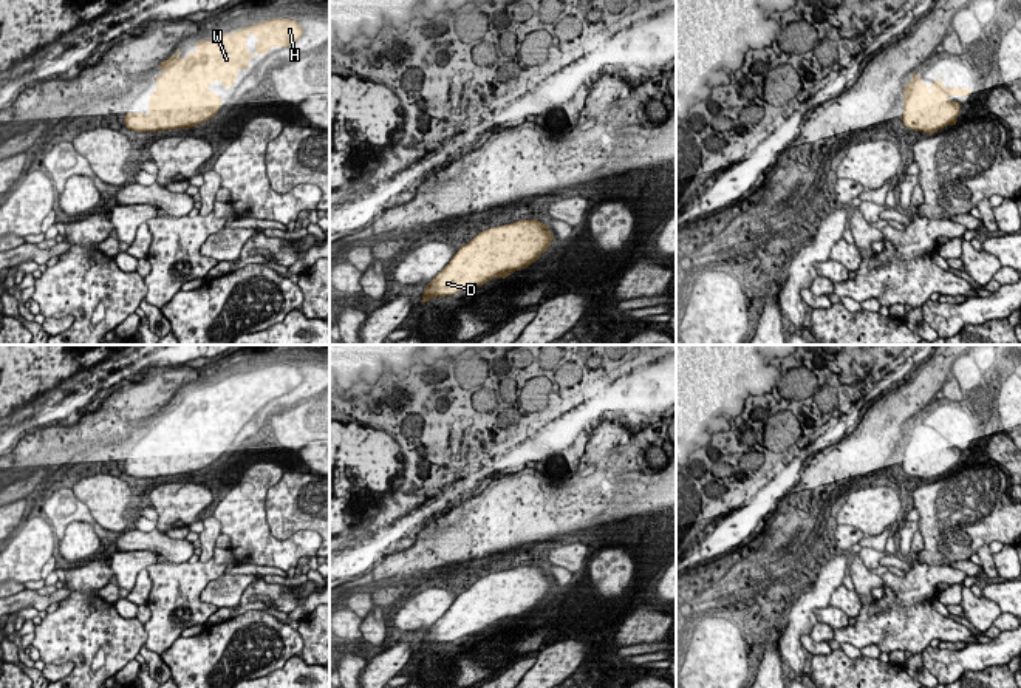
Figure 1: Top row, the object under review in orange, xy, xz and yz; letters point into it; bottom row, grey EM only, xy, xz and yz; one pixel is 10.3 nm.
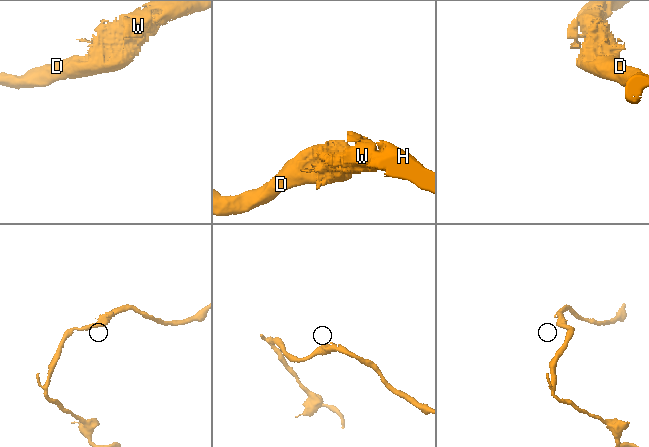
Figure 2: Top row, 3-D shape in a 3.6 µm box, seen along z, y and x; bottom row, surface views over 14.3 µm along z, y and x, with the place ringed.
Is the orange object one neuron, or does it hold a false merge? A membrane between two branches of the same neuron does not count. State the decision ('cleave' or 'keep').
keep

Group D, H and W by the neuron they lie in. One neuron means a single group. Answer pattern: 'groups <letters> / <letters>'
groups D H W

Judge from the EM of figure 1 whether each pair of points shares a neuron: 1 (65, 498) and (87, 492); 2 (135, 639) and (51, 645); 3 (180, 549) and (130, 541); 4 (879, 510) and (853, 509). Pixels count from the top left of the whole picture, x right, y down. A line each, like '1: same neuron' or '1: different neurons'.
1: different neurons
2: same neuron
3: same neuron
4: same neuron

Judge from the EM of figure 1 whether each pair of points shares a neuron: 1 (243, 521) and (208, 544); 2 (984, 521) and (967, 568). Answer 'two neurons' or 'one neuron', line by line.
1: two neurons
2: two neurons

